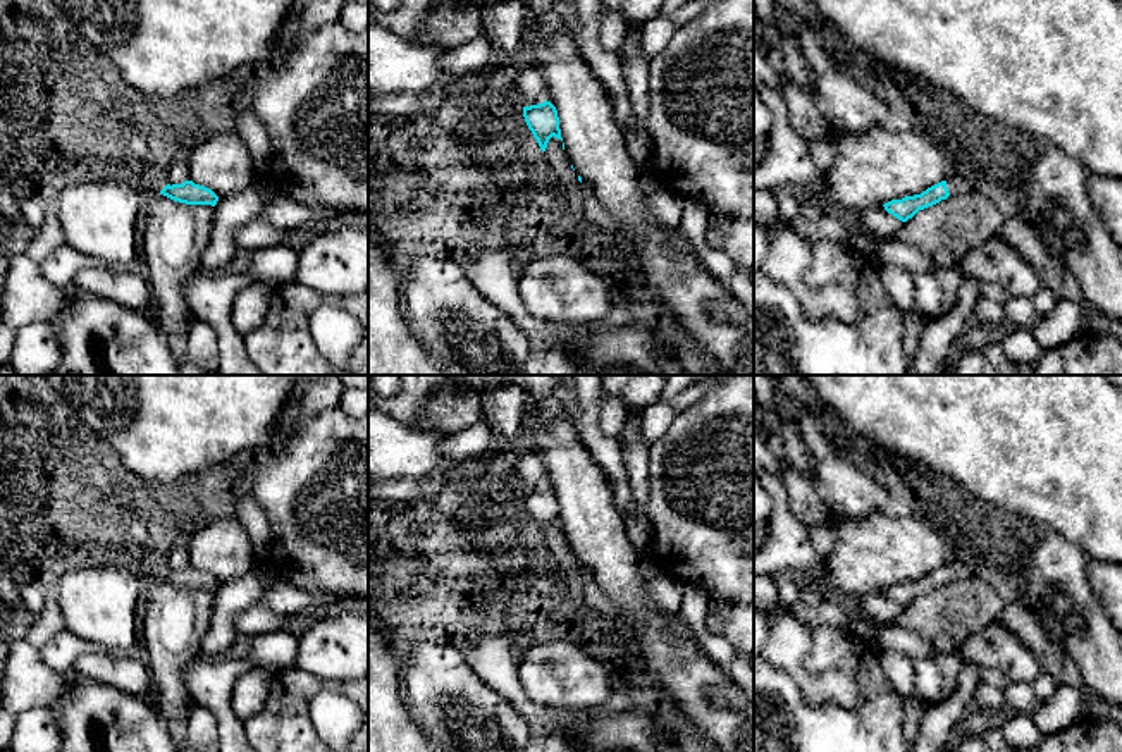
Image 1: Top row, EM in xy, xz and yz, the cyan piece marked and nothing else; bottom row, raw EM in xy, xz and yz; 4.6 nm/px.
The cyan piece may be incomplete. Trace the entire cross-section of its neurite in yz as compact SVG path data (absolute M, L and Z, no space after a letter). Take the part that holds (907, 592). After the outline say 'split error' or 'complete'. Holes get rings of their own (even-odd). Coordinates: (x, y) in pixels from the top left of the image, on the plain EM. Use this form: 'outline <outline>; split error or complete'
outline M965 563L965 564L948 564L941 566L921 580L905 582L902 585L891 585L885 589L885 595L902 607L912 604L919 595L933 592L948 582L955 582L965 576L983 575L986 568L983 564Z; split error

